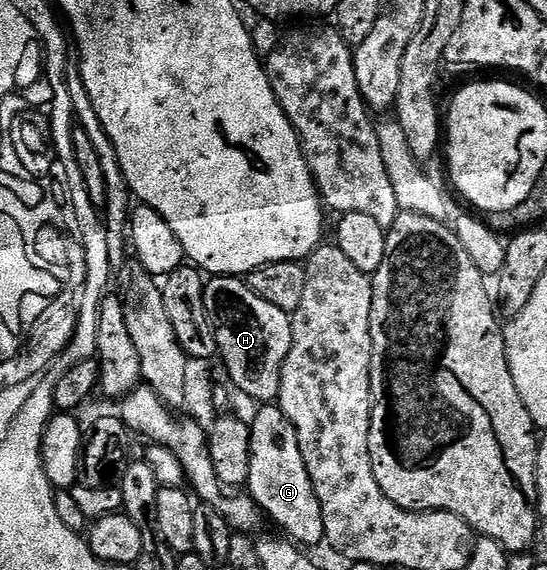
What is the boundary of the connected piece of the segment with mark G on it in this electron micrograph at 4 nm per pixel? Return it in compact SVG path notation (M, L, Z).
M262 405L257 410L250 423L248 494L269 518L271 515L278 522L283 536L303 548L314 547L318 542L321 544L326 537L324 513L320 509L320 497L316 497L312 477L308 477L308 465L304 465L304 453L300 453L296 429L277 405Z

